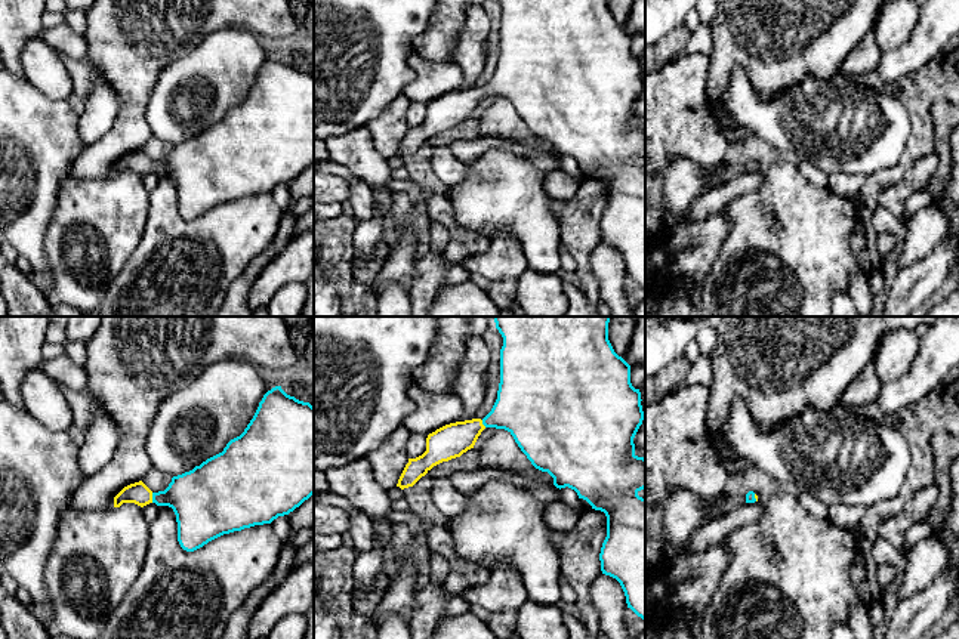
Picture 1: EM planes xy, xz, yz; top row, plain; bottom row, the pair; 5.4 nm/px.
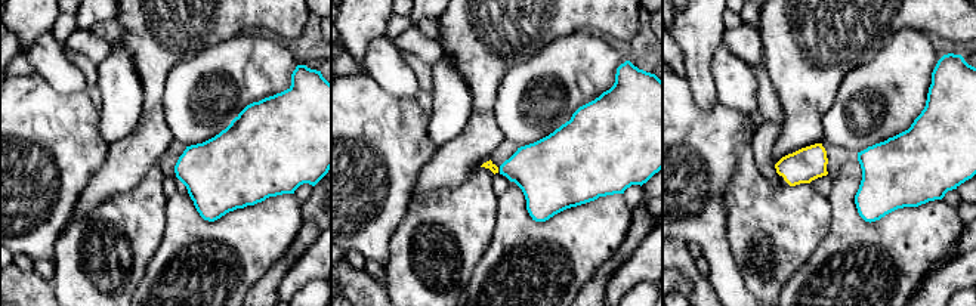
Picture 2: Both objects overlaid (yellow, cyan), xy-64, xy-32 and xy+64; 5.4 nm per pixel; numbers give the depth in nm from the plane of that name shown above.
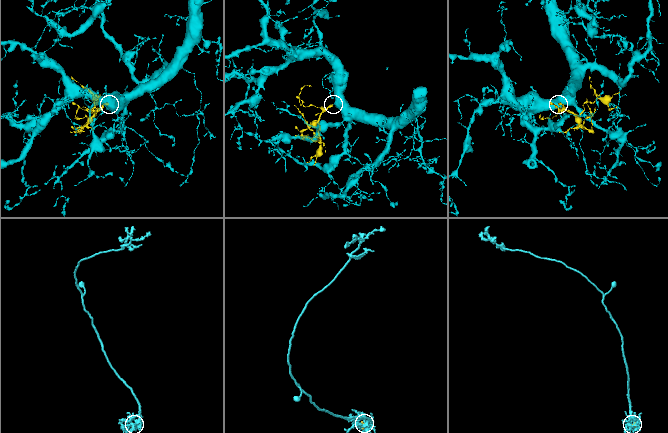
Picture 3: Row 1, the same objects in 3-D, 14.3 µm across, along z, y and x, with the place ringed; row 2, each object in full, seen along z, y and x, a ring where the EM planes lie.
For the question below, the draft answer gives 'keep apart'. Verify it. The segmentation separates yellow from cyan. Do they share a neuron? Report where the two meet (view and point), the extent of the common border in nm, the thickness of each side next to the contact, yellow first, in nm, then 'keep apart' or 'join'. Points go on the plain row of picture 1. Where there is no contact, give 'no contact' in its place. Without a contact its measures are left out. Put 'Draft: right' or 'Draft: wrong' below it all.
xy (151, 166) | 60 nm | 120/300 nm | join
Draft: wrong

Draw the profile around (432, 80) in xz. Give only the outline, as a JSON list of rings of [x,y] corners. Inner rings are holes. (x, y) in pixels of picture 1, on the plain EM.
[[[416,52],[408,56],[408,67],[414,80],[406,86],[403,96],[410,102],[428,105],[445,93],[460,90],[465,80],[454,62],[431,62]]]

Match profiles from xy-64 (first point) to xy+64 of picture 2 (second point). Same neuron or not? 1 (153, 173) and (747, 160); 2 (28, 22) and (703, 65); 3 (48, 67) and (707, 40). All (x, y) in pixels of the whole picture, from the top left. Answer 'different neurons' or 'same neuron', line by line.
1: same neuron
2: same neuron
3: different neurons

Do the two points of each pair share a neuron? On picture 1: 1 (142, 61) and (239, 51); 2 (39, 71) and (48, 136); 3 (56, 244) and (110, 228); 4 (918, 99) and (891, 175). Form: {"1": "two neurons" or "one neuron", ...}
{"1": "two neurons", "2": "two neurons", "3": "one neuron", "4": "one neuron"}

